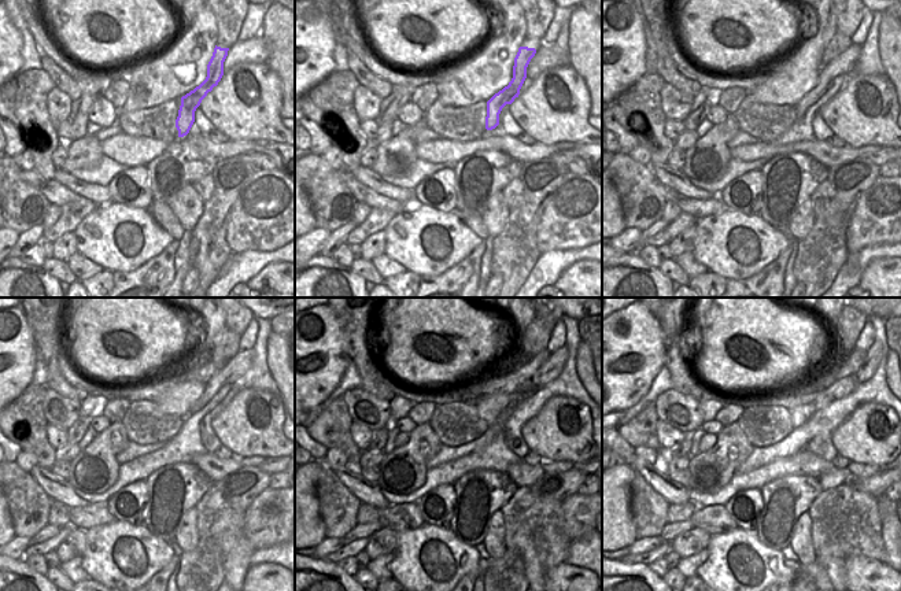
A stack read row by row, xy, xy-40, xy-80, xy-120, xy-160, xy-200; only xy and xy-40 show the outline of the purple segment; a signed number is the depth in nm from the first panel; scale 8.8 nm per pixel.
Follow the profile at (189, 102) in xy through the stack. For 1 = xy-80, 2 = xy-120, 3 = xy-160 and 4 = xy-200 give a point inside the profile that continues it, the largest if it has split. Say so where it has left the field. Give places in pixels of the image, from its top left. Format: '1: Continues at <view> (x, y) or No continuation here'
1: Continues at xy-80 (835, 62)
2: Continues at xy-120 (232, 369)
3: Continues at xy-160 (554, 364)
4: Continues at xy-200 (874, 354).

